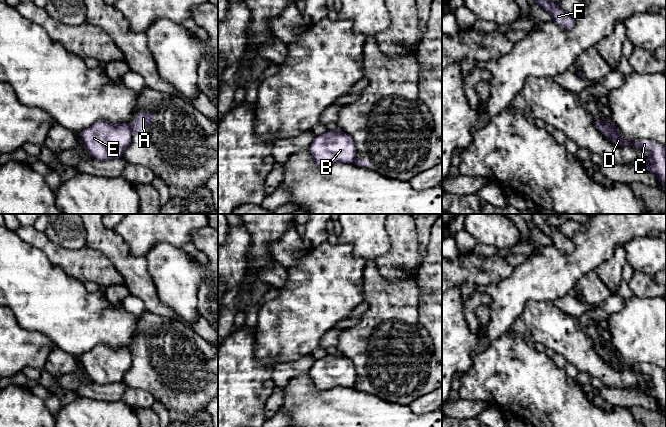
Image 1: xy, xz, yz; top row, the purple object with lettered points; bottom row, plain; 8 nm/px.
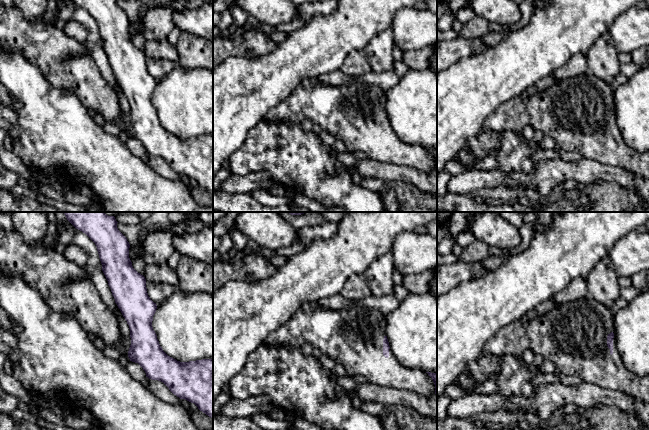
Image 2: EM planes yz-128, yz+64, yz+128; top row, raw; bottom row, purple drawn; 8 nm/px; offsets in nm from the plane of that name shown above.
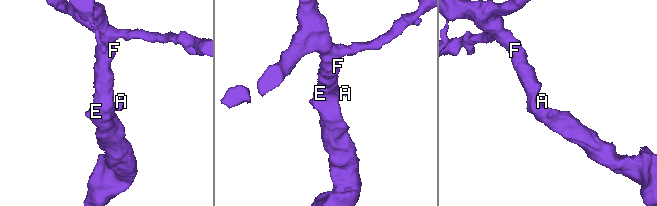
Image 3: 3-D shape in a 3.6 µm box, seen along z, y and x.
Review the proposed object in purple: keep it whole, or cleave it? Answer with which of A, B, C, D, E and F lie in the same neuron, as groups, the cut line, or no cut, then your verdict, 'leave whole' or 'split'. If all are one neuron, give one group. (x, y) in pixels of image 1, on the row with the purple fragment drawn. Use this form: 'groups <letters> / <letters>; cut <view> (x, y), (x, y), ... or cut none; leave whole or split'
groups A / B C D E F; cut xy (129, 124), (131, 132); split

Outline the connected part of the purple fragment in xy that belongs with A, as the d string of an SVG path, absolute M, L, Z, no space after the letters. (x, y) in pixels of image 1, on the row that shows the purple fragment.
M143 110L133 121L130 122L131 133L138 133L141 135L146 131L146 126L154 119L152 113L147 113Z

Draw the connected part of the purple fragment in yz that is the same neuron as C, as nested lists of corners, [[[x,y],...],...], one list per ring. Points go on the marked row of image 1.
[[[599,119],[593,123],[596,128],[613,143],[617,145],[630,145],[633,148],[647,151],[650,156],[648,159],[636,164],[647,171],[650,171],[661,183],[662,188],[666,191],[666,146],[656,141],[641,139],[633,142],[626,141],[619,132],[612,128],[605,119]]]

